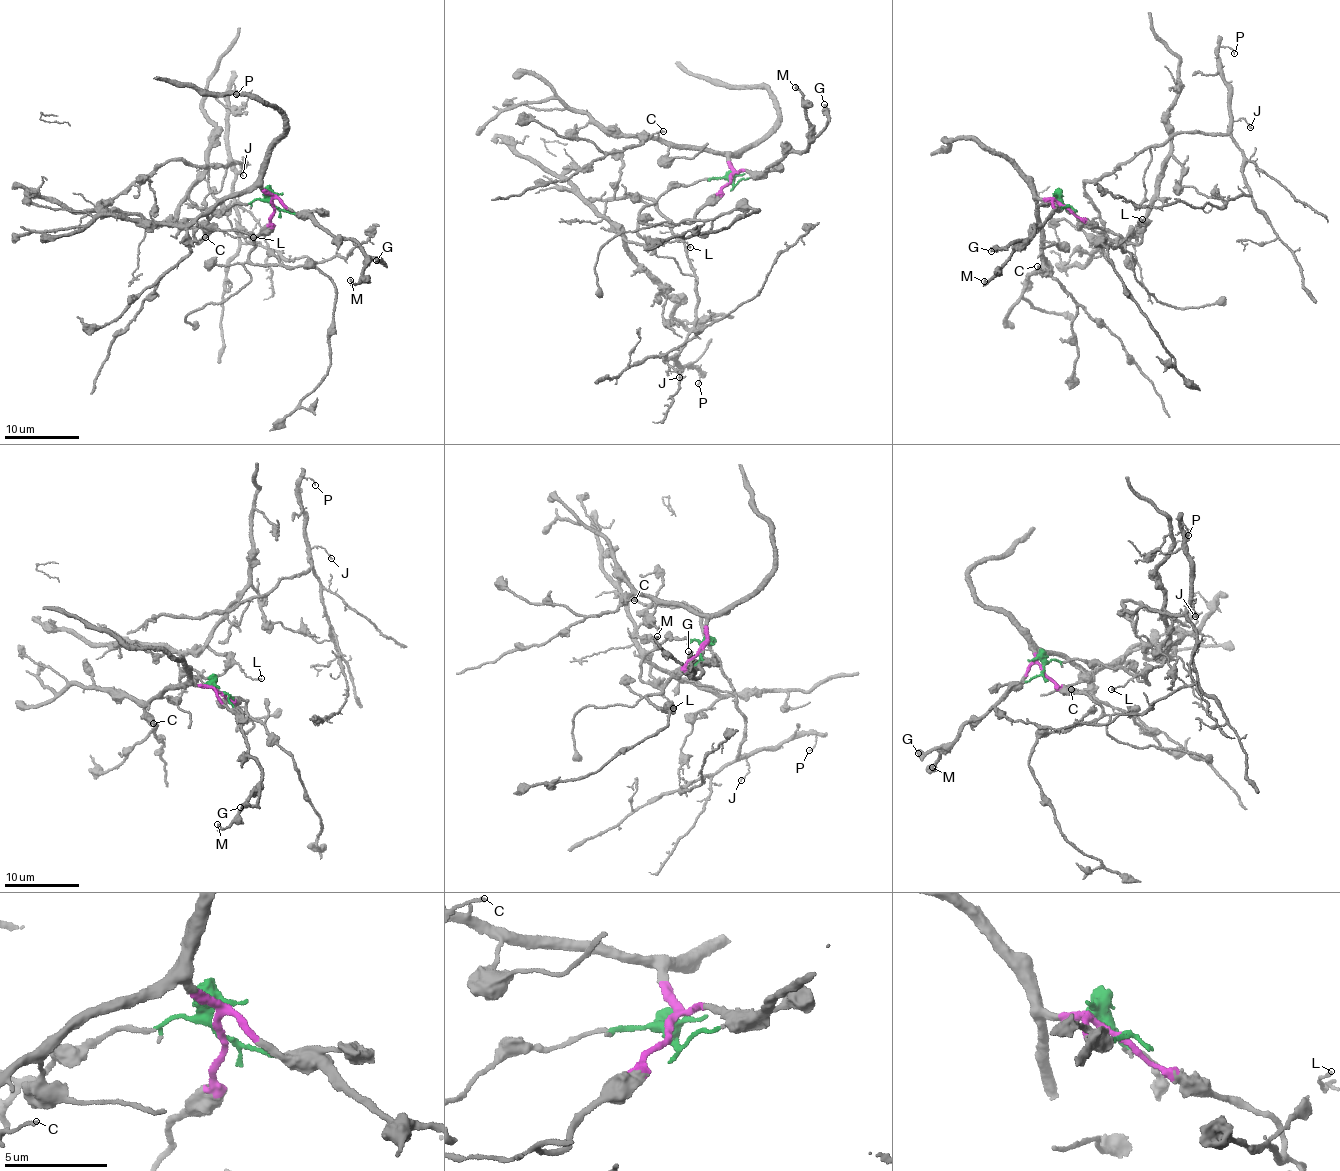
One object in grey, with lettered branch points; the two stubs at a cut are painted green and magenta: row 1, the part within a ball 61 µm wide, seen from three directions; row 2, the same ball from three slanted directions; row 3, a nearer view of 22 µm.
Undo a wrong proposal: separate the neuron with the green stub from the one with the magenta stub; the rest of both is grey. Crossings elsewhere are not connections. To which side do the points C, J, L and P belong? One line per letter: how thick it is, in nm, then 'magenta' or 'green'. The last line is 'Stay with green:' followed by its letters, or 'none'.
C: 120 nm | magenta
J: 120 nm | green
L: 140 nm | green
P: 110 nm | green
Stay with green: J, L, P

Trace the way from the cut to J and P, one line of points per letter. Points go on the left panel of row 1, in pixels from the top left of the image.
J: (273, 205), (216, 211), (198, 242), (103, 208), (176, 160), (243, 175)
P: (273, 205), (216, 211), (198, 242), (103, 208), (176, 160), (247, 164), (230, 157), (237, 94)

